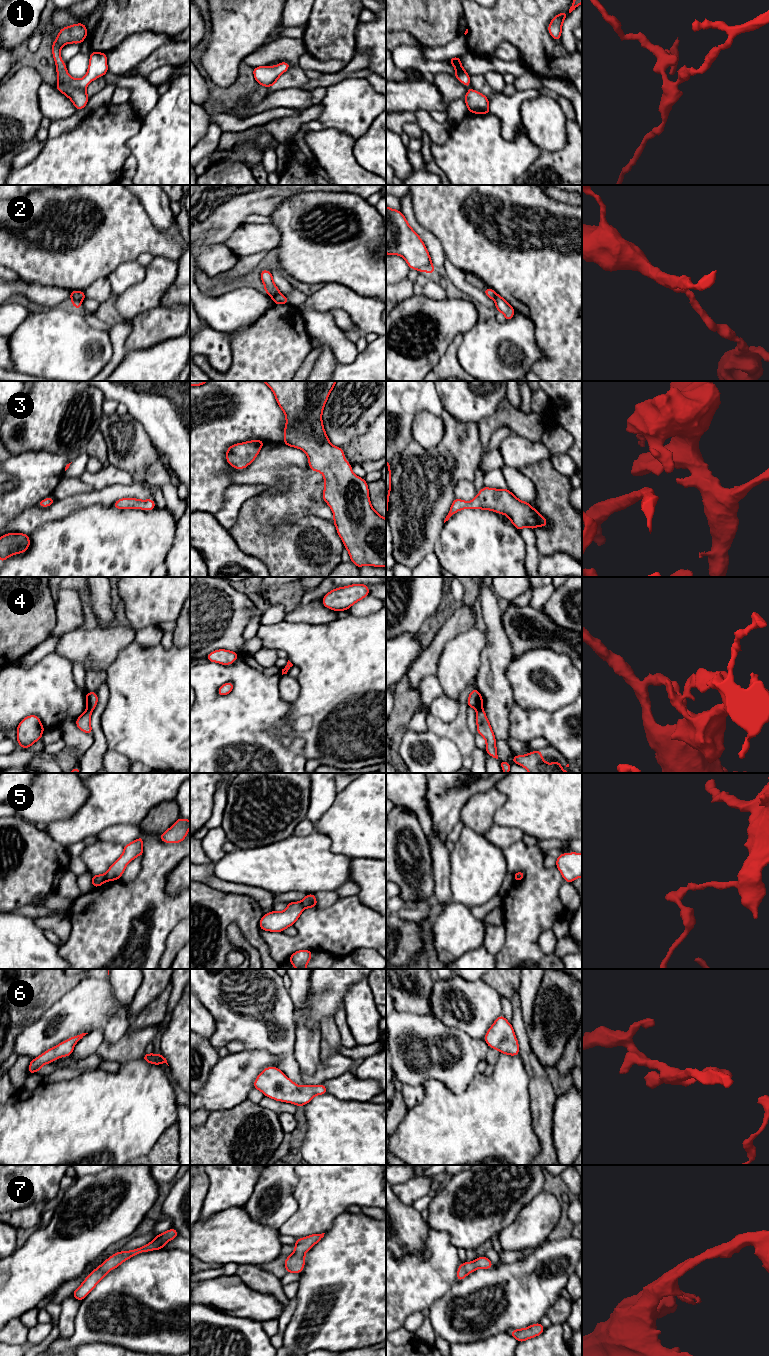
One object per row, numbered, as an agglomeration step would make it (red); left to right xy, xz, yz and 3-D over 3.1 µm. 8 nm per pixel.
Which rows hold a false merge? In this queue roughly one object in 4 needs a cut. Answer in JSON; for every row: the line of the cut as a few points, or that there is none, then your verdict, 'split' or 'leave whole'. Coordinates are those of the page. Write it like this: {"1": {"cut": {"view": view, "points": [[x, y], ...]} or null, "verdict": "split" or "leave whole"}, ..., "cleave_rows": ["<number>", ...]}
{"1": {"cut": null, "verdict": "leave whole"}, "2": {"cut": {"view": "xz", "points": [[279, 292], [272, 297]]}, "verdict": "split"}, "3": {"cut": null, "verdict": "leave whole"}, "4": {"cut": {"view": "xy", "points": [[86, 709], [91, 711]]}, "verdict": "split"}, "5": {"cut": {"view": "xy", "points": [[105, 874], [106, 880]]}, "verdict": "split"}, "6": {"cut": null, "verdict": "leave whole"}, "7": {"cut": null, "verdict": "leave whole"}, "cleave_rows": ["2", "4", "5"]}

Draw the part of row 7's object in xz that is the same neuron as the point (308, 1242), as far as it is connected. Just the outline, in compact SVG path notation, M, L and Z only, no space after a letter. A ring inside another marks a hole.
M325 1233L312 1234L305 1238L296 1238L294 1252L285 1260L284 1267L287 1273L301 1273L305 1265L305 1253L319 1242Z

